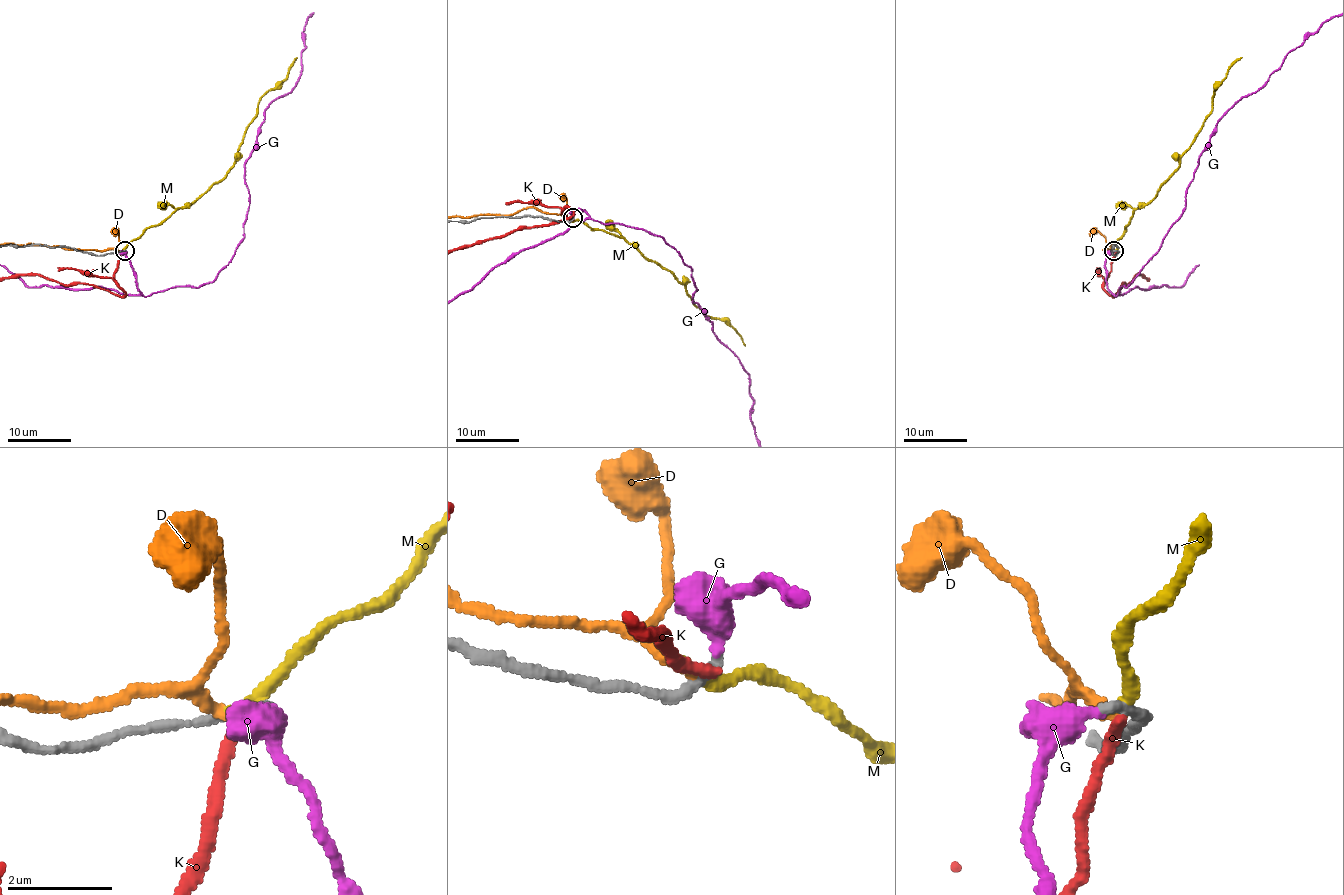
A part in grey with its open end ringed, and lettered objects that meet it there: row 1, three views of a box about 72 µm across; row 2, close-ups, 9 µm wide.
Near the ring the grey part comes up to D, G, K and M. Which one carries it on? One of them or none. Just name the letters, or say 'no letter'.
G

